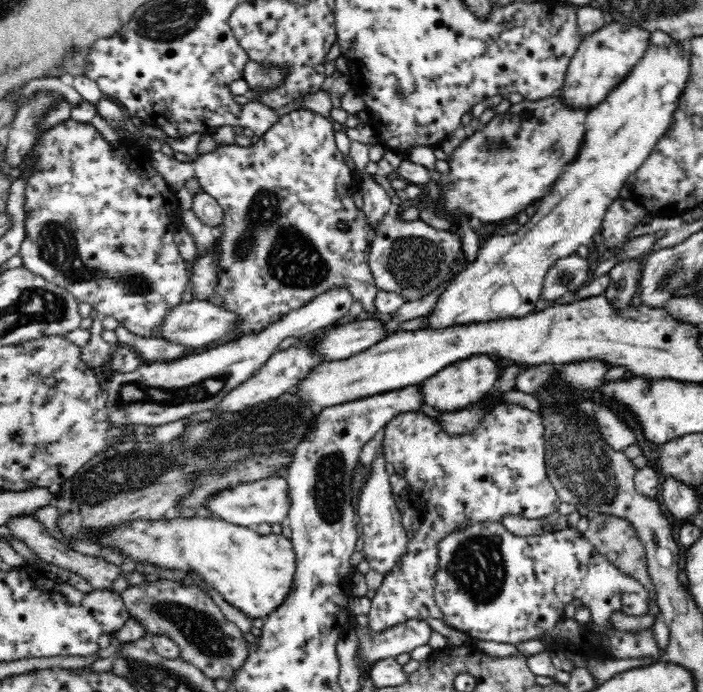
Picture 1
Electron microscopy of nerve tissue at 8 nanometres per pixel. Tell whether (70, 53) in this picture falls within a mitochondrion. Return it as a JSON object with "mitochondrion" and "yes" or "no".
{"mitochondrion":"yes"}

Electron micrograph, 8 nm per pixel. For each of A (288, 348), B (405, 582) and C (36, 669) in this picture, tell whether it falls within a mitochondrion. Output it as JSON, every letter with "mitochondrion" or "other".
{"A":"other","B":"other","C":"other"}

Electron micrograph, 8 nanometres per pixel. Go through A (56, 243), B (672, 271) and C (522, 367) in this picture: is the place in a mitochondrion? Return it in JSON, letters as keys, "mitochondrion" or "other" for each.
{"A":"mitochondrion","B":"mitochondrion","C":"other"}

